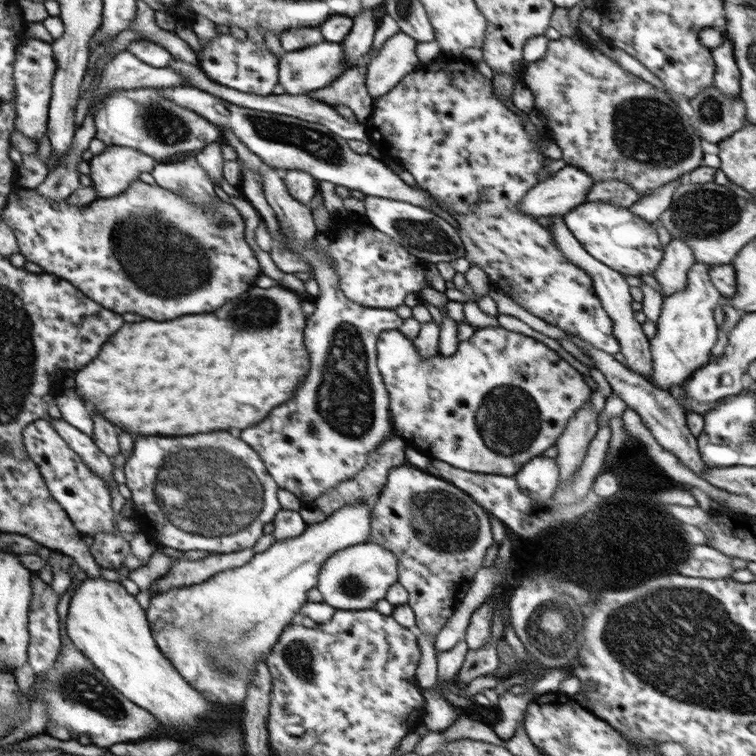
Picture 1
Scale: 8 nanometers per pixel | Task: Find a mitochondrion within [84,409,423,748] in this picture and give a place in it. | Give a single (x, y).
(215, 490)

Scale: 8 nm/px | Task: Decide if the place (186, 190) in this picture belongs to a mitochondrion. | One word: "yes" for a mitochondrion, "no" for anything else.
yes

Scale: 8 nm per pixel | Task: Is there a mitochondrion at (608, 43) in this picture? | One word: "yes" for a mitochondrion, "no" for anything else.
no

